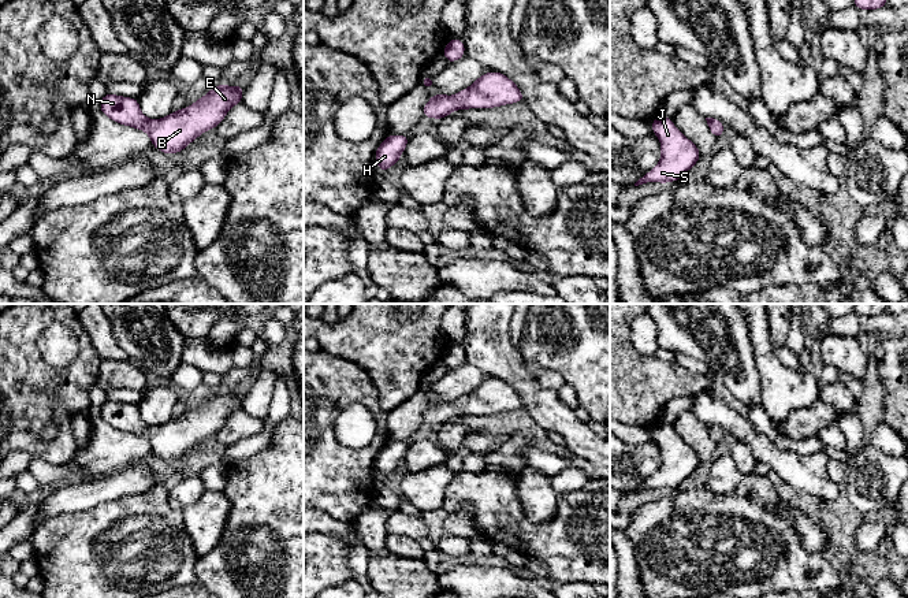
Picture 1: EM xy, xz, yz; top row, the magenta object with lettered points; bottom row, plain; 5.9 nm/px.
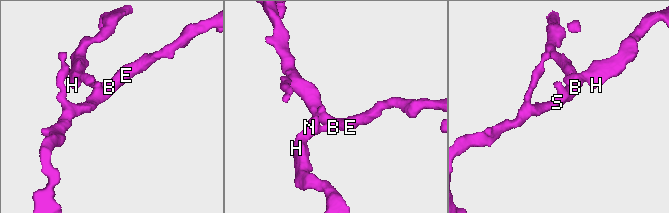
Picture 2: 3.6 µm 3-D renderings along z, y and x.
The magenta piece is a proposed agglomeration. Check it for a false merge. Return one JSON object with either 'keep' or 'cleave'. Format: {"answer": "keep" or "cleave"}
{"answer": "keep"}

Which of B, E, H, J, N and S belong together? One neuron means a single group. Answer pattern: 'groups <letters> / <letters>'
groups B E H J N S

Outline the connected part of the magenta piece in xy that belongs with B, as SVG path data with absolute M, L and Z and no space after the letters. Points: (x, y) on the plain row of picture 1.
M219 390L194 411L160 426L148 426L139 416L138 405L111 400L100 406L100 416L116 430L145 438L157 457L174 461L202 439L217 434L227 419L241 409L242 401L242 390L234 393Z

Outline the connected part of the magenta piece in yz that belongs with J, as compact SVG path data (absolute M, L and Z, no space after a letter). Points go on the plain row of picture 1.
M659 421L651 434L660 447L662 463L659 469L643 482L635 493L650 489L676 489L702 464L699 454L674 432L671 424Z

